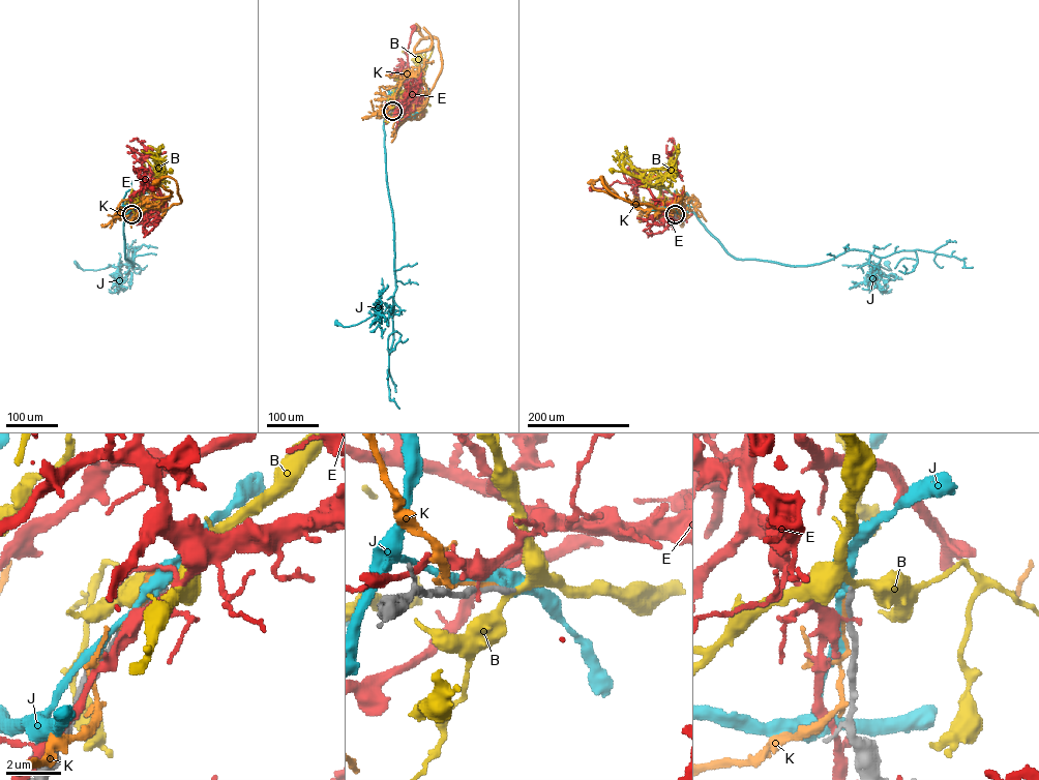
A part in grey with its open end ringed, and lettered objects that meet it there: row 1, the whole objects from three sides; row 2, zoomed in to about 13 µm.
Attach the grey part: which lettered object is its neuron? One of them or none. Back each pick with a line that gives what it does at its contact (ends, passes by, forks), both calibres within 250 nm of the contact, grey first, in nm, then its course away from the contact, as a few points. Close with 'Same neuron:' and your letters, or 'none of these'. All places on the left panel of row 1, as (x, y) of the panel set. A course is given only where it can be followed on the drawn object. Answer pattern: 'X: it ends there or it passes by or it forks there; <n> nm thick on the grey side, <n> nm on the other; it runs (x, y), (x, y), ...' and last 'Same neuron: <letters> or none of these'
B: it passes by; 240 nm thick on the grey side, 240 nm on the other; it runs (131, 214), (148, 205), (139, 194), (158, 184), (170, 171)
Same neuron: B

